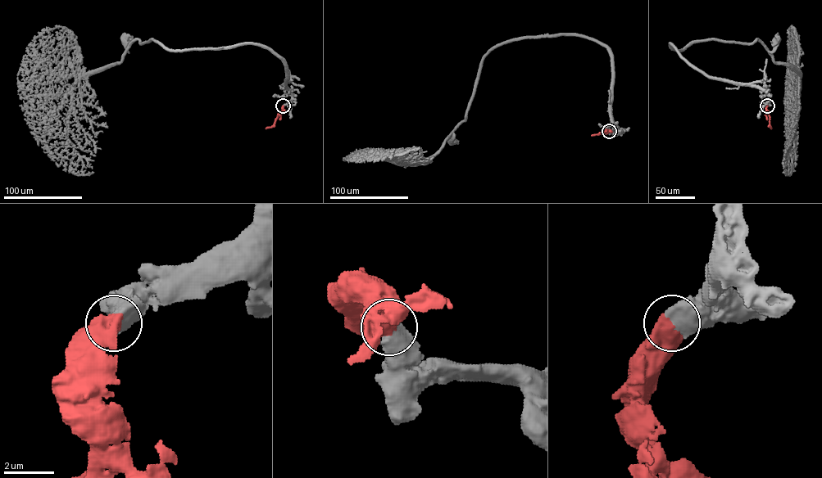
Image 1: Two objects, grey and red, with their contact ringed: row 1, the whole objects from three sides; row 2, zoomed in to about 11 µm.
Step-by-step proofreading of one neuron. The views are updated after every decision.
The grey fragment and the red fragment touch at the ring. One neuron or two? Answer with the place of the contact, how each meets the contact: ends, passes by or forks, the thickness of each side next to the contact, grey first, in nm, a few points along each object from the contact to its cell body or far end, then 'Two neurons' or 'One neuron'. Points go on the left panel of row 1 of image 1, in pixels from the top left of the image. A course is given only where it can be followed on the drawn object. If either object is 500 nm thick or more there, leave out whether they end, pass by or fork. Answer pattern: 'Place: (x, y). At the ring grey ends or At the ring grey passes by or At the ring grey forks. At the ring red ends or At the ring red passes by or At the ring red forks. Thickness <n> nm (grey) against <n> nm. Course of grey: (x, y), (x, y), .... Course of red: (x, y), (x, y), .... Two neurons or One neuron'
Place: (283, 105). Thickness 650 nm (grey) against 800 nm. Course of grey: (283, 105), (291, 98), (286, 64), (250, 43), (167, 50), (135, 39), (120, 61), (67, 93). Course of red: (283, 105), (275, 123), (265, 128). One neuron

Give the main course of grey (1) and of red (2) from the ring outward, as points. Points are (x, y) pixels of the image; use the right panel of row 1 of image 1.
1: (767, 105), (762, 90), (709, 78), (670, 43), (757, 39), (798, 73), (797, 93)
2: (767, 105), (771, 128)

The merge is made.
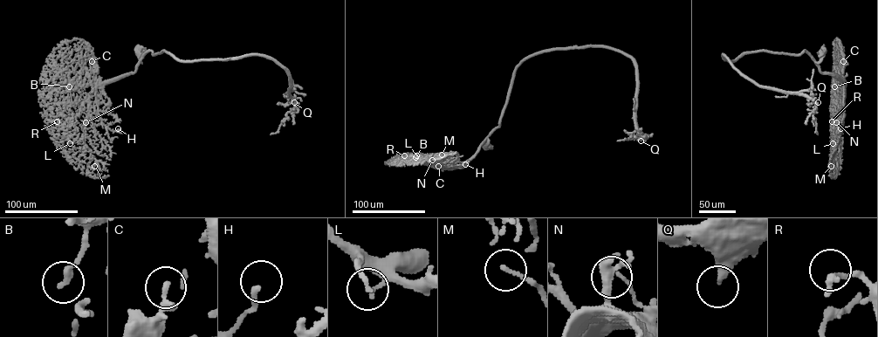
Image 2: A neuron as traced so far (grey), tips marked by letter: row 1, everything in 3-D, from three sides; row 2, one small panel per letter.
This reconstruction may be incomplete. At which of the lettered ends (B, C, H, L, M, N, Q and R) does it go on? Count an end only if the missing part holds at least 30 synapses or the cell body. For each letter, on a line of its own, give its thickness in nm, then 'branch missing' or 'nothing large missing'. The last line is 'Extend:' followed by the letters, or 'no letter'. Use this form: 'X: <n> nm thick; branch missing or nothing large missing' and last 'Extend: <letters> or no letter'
B: 170 nm thick; nothing large missing
C: 190 nm thick; nothing large missing
H: 190 nm thick; nothing large missing
L: 140 nm thick; nothing large missing
M: 90 nm thick; nothing large missing
N: 100 nm thick; nothing large missing
Q: 340 nm thick; branch missing
R: 280 nm thick; nothing large missing
Extend: Q

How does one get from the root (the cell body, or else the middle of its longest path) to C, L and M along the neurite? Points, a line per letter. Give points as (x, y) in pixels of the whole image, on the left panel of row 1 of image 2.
C: (85, 101), (95, 86), (90, 79), (92, 61)
L: (85, 101), (69, 124), (70, 143)
M: (85, 101), (87, 102), (85, 143), (92, 156), (89, 166), (92, 168), (94, 166)

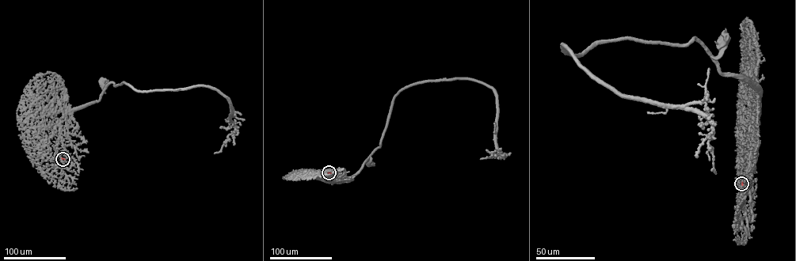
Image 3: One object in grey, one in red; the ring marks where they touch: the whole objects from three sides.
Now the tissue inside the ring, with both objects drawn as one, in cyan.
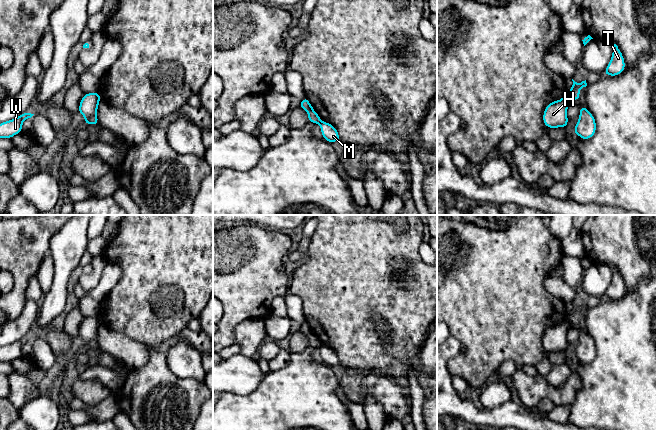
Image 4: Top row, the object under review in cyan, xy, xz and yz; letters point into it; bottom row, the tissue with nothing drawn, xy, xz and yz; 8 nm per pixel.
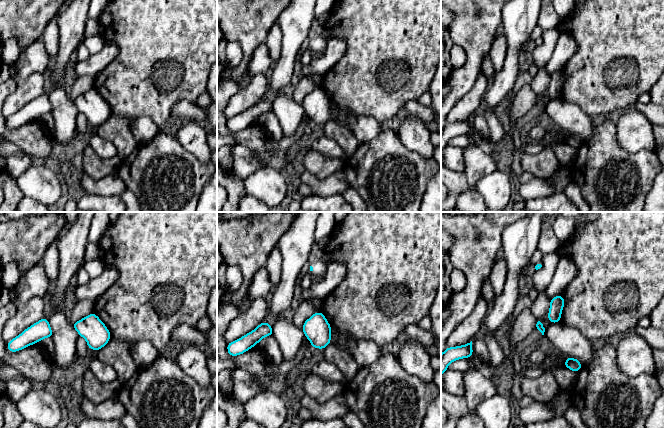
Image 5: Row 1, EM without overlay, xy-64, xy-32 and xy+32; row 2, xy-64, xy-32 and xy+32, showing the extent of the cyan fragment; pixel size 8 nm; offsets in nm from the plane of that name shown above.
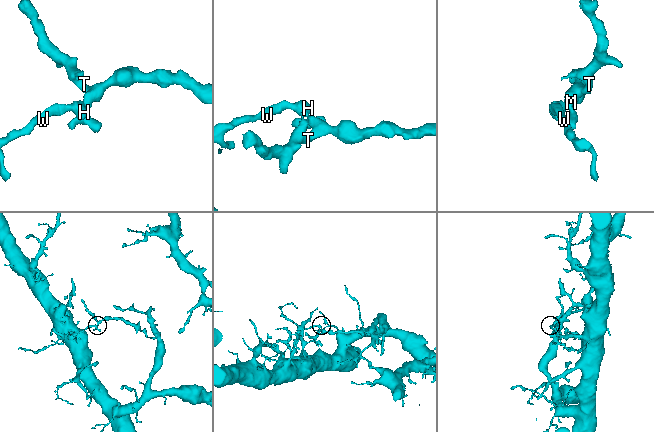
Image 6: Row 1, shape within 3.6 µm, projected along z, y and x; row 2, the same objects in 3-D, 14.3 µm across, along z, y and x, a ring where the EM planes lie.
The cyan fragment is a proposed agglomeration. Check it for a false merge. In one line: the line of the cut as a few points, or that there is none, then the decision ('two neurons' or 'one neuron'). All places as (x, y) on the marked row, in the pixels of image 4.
cut in yz along (567, 94), (570, 100); two neurons

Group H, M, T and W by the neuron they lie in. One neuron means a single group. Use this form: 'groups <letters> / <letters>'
groups H W / M T

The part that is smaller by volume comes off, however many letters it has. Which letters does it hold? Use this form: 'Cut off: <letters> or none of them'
Cut off: M, T

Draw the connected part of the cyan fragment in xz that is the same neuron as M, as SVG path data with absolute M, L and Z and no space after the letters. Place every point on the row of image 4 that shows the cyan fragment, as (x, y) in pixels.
M321 121L320 127L321 127L321 133L322 133L323 139L325 139L330 143L341 141L338 131L332 124Z

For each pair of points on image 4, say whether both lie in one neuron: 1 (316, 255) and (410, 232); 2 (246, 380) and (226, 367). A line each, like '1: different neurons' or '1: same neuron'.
1: same neuron
2: same neuron

